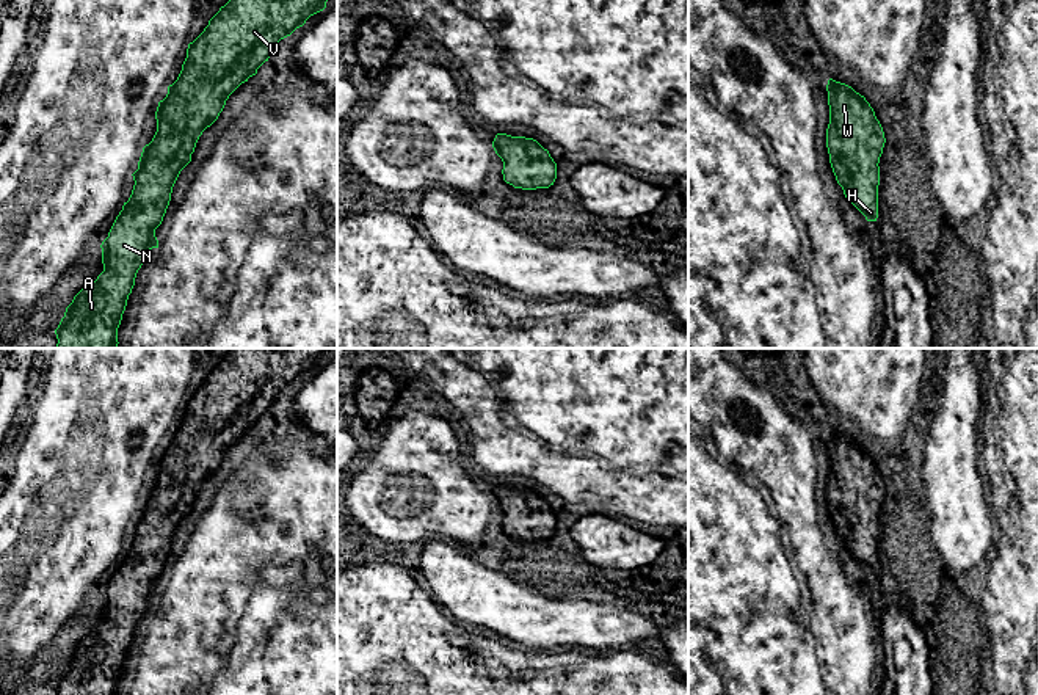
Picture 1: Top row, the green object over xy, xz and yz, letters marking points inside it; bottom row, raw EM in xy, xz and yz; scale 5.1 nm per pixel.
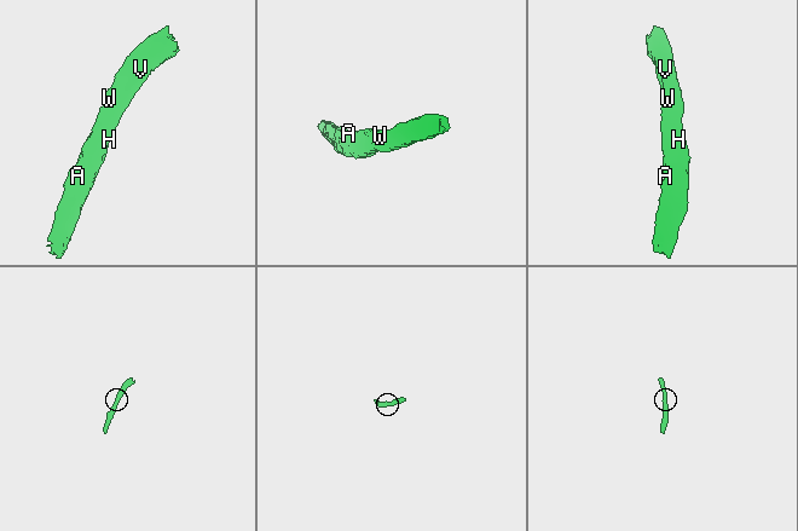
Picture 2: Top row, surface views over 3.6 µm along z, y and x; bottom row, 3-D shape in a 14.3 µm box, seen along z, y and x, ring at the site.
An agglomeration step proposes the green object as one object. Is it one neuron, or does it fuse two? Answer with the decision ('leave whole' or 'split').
leave whole

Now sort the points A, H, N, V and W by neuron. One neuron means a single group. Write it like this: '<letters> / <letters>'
A H N V W

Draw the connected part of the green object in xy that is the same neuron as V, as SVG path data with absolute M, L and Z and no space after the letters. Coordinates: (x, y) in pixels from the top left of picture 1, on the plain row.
M230 348L209 372L204 383L188 395L177 431L158 453L157 483L143 499L135 537L102 593L103 623L85 637L66 659L55 681L58 695L119 695L118 679L147 602L158 599L155 580L162 576L180 522L191 513L196 494L223 463L229 447L268 413L274 397L306 372L326 359L328 348Z

